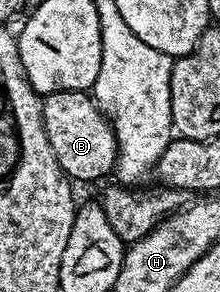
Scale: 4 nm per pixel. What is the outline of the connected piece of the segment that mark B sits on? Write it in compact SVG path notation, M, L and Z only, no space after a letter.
M88 91L50 92L41 101L41 117L45 123L45 133L55 150L55 158L70 181L101 180L112 173L117 158L117 136L106 113L99 107Z

